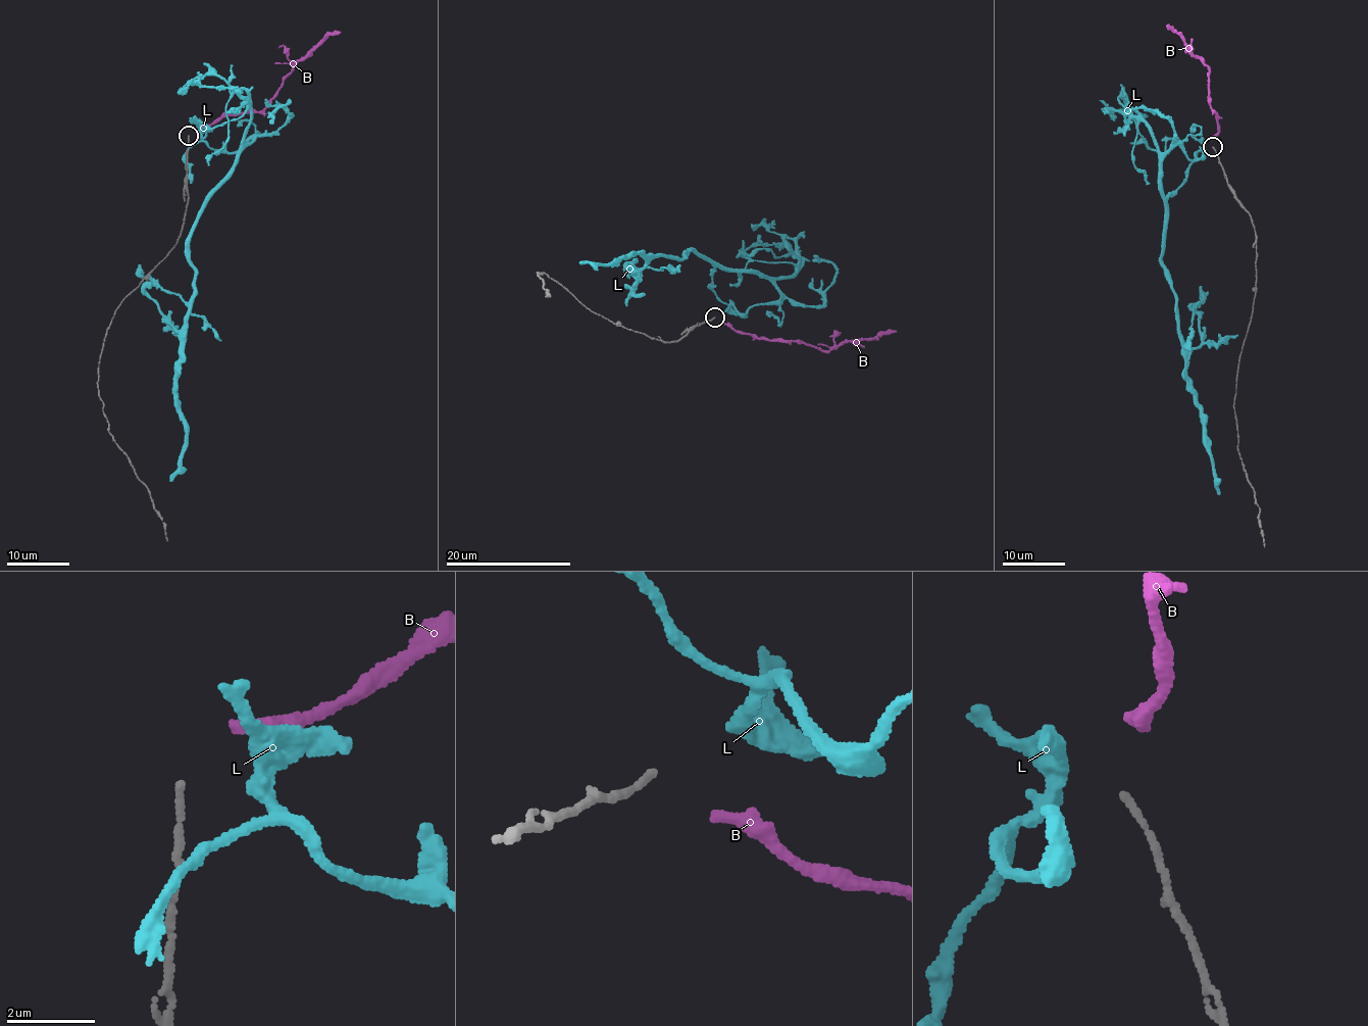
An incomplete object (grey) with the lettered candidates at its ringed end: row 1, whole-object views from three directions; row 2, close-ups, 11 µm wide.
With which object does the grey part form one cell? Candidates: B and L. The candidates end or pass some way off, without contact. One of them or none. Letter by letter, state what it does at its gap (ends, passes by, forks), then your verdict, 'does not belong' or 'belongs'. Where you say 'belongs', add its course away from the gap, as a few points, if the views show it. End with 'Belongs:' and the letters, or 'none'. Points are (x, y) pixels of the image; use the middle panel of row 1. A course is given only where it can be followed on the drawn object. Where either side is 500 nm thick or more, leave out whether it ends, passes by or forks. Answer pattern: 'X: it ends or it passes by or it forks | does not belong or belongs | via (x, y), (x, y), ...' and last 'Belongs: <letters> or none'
B: it ends | does not belong
L: it passes by | does not belong
Belongs: none

